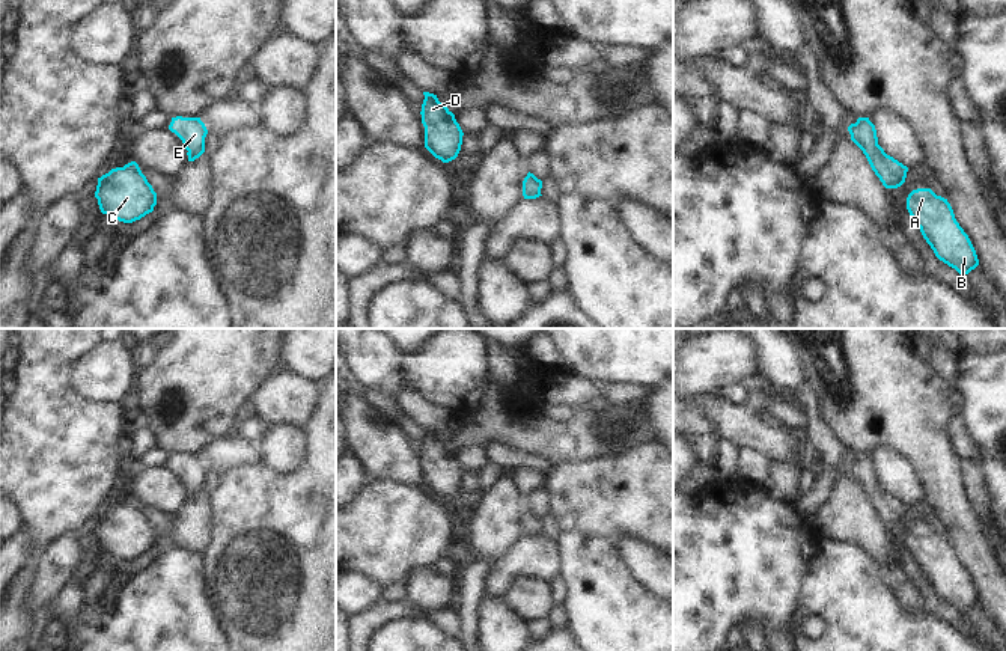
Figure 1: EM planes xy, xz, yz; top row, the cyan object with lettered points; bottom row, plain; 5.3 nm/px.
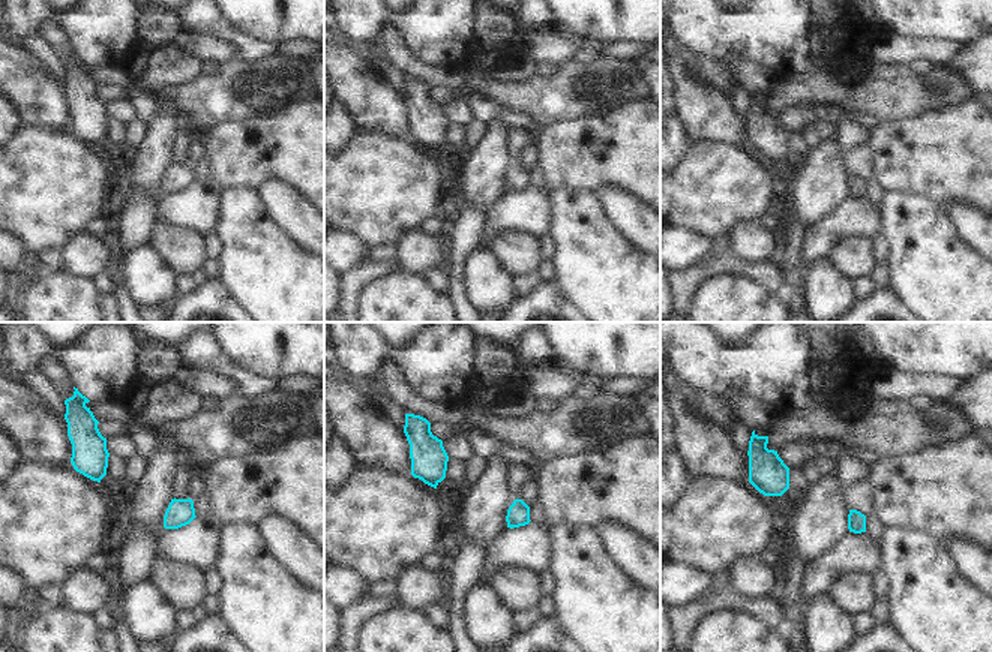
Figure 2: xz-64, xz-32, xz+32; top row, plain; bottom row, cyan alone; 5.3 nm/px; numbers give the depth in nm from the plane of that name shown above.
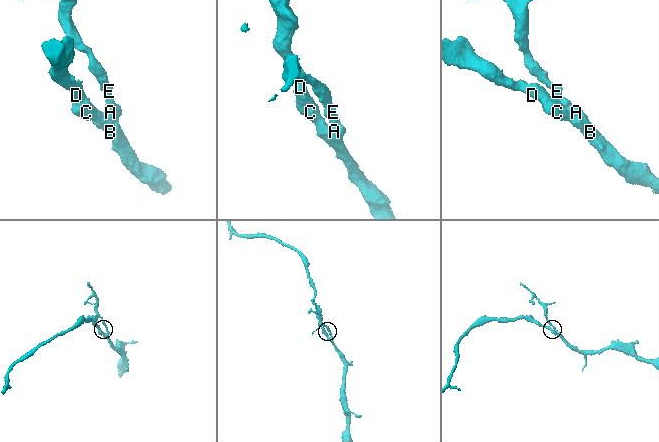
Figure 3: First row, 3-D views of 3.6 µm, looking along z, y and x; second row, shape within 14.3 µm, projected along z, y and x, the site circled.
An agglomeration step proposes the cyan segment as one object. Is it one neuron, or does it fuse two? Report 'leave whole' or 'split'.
leave whole

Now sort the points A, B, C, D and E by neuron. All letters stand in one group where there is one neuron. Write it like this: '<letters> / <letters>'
A B C D E

